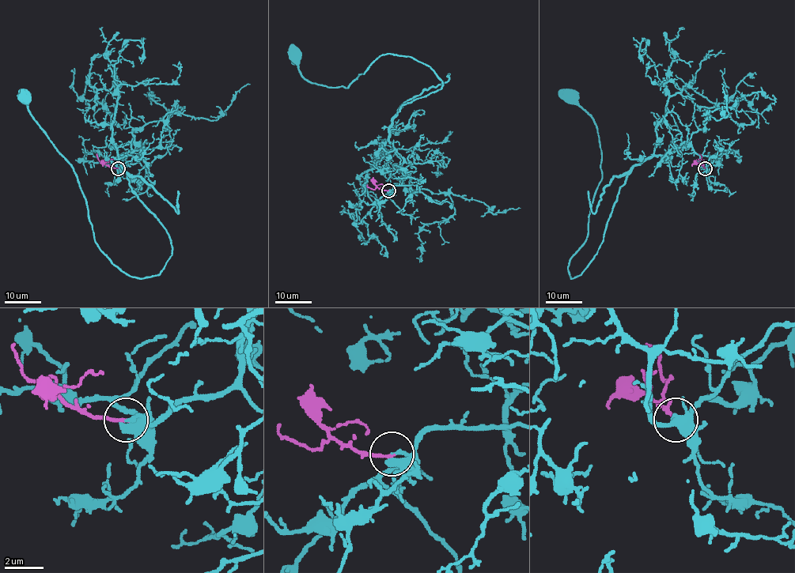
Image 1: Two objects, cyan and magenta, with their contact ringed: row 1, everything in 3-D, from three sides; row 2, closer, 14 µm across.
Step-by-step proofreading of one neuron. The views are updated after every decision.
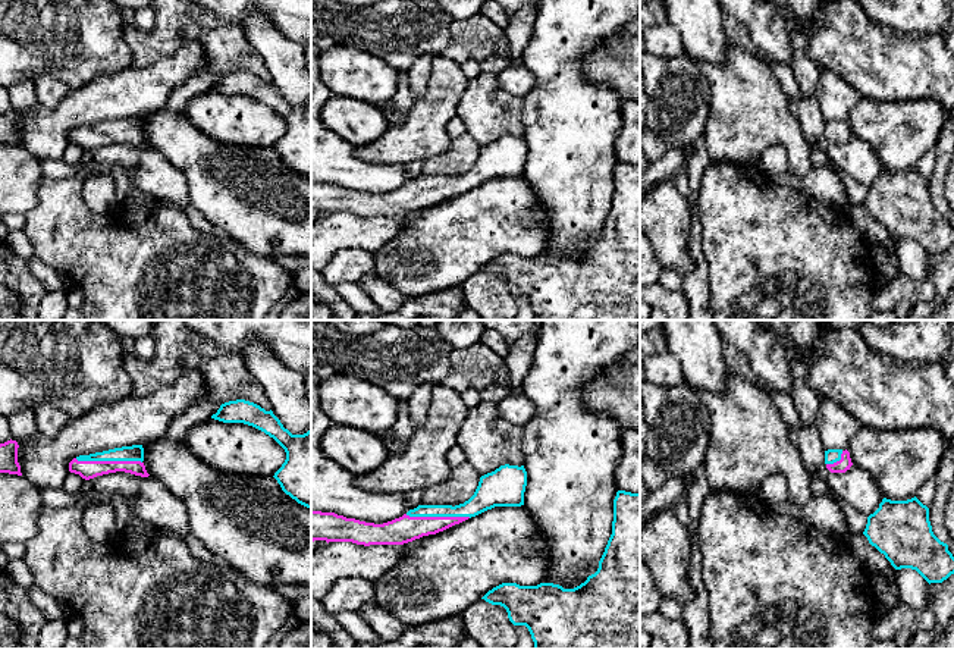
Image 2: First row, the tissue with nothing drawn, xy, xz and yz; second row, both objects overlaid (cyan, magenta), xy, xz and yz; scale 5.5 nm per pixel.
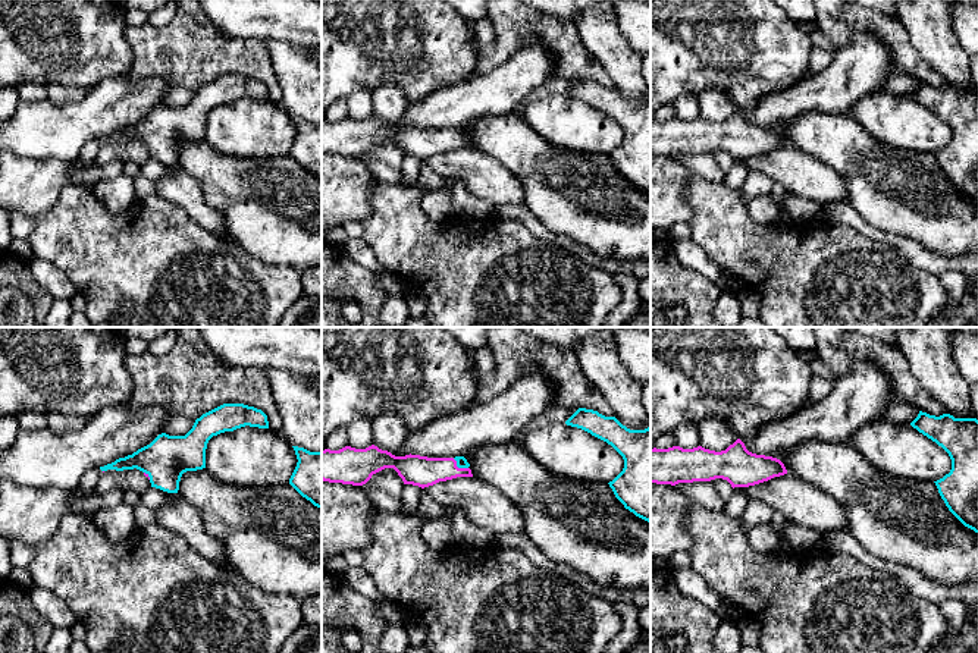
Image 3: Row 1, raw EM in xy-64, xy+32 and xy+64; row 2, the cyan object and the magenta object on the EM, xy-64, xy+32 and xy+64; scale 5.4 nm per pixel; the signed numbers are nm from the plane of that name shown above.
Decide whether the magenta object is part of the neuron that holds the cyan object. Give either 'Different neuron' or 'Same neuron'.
Same neuron

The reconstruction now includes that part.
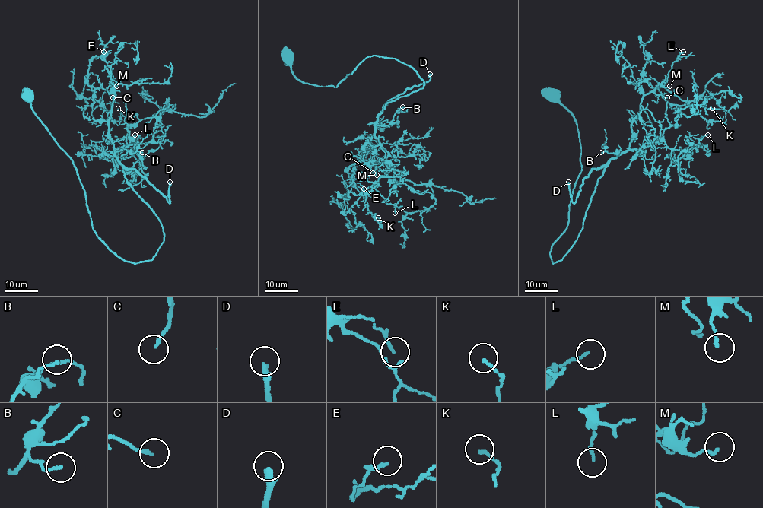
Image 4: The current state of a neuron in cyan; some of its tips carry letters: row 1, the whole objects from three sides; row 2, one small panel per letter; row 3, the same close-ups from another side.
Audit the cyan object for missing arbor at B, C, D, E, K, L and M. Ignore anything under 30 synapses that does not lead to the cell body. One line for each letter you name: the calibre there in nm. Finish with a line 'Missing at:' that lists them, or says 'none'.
C: calibre 170 nm
D: calibre 320 nm
Missing at: C, D

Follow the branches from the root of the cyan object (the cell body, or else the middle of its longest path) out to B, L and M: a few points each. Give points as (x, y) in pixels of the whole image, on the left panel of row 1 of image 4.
B: (29, 93), (75, 168), (95, 233), (135, 263), (150, 260), (163, 241), (161, 221), (116, 156), (142, 152)
L: (29, 93), (95, 233), (139, 263), (163, 229), (116, 156), (135, 142), (112, 158), (135, 134)
M: (29, 93), (75, 168), (95, 233), (139, 263), (157, 252), (163, 229), (116, 156), (106, 88), (116, 86)

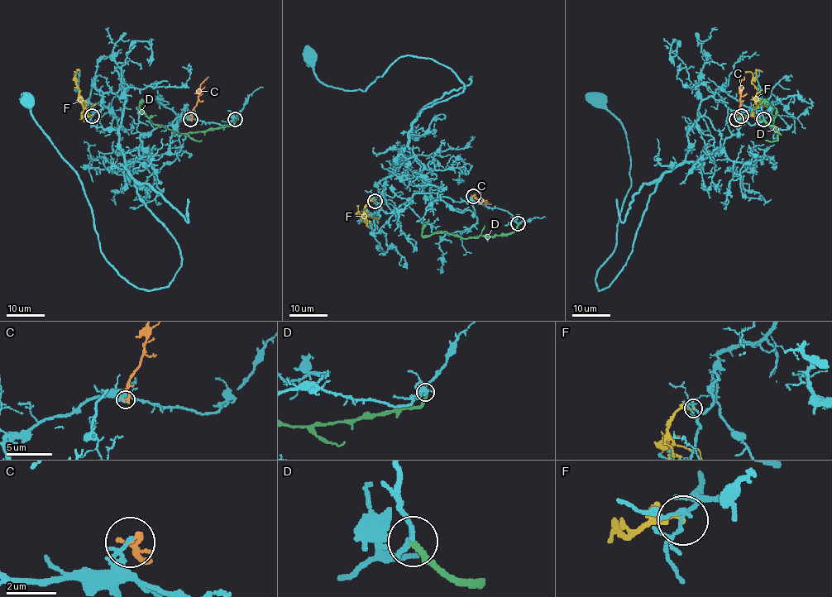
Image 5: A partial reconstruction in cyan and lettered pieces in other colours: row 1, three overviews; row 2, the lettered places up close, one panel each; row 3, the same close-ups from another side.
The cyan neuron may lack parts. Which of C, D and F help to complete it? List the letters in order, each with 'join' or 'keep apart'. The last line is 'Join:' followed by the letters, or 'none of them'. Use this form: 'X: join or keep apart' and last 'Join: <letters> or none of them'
C: keep apart
D: keep apart
F: keep apart
Join: none of them

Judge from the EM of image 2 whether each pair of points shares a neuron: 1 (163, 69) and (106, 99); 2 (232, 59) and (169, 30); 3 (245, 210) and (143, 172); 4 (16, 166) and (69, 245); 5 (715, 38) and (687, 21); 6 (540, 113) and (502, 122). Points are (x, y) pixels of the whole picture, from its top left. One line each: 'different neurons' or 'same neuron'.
1: same neuron
2: same neuron
3: different neurons
4: different neurons
5: same neuron
6: different neurons

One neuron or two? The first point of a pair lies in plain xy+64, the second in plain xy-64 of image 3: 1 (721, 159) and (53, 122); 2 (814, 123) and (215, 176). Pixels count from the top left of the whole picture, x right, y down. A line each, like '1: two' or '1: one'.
1: one
2: one

